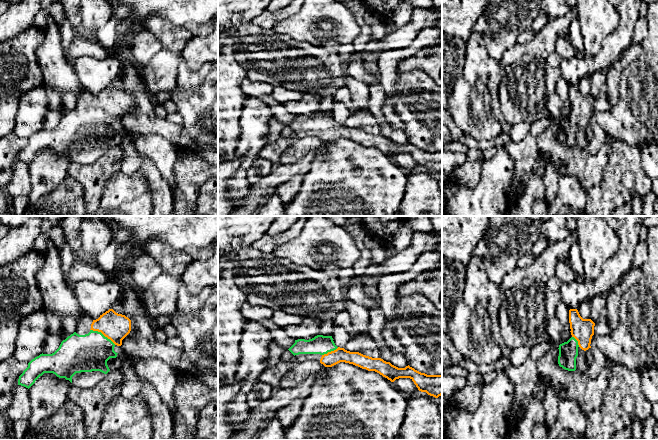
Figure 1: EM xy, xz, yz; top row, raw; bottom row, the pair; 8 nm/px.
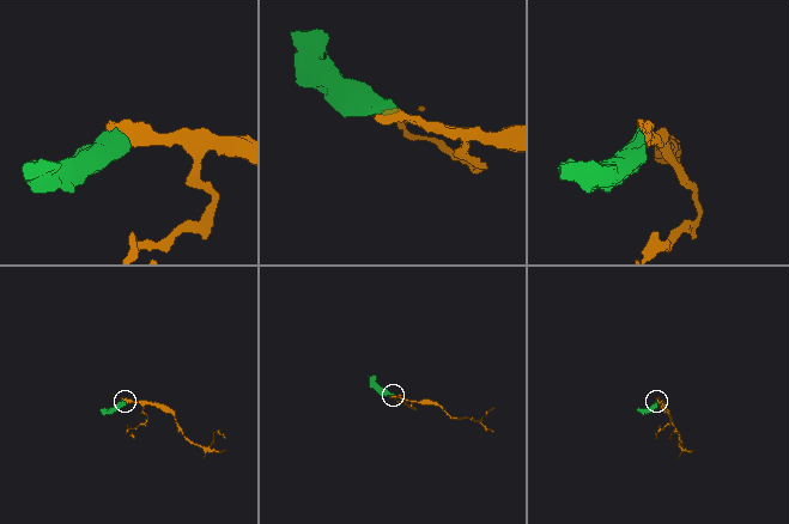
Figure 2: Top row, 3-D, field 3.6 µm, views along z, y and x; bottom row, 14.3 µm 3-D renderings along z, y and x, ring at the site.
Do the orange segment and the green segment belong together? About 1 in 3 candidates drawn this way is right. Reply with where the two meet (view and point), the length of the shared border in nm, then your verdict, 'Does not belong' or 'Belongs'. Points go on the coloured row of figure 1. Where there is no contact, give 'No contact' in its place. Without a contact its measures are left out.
Touches orange at xy (103, 334). Shared border 240 nm. Belongs

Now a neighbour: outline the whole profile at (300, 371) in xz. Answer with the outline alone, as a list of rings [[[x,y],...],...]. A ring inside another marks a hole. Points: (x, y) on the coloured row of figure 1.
[[[306,360],[304,362],[296,362],[281,378],[278,388],[295,387],[308,377],[314,377],[315,380],[322,378],[327,374],[327,370],[328,367],[325,367],[319,361]]]

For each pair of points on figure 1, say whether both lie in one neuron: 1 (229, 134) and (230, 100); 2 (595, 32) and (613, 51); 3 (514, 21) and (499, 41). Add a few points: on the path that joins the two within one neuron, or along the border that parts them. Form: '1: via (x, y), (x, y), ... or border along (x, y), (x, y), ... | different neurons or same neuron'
1: via (229, 126), (230, 108) | same neuron
2: border along (618, 23), (605, 40), (602, 49), (591, 58) | different neurons
3: via (509, 26), (499, 36) | same neuron

